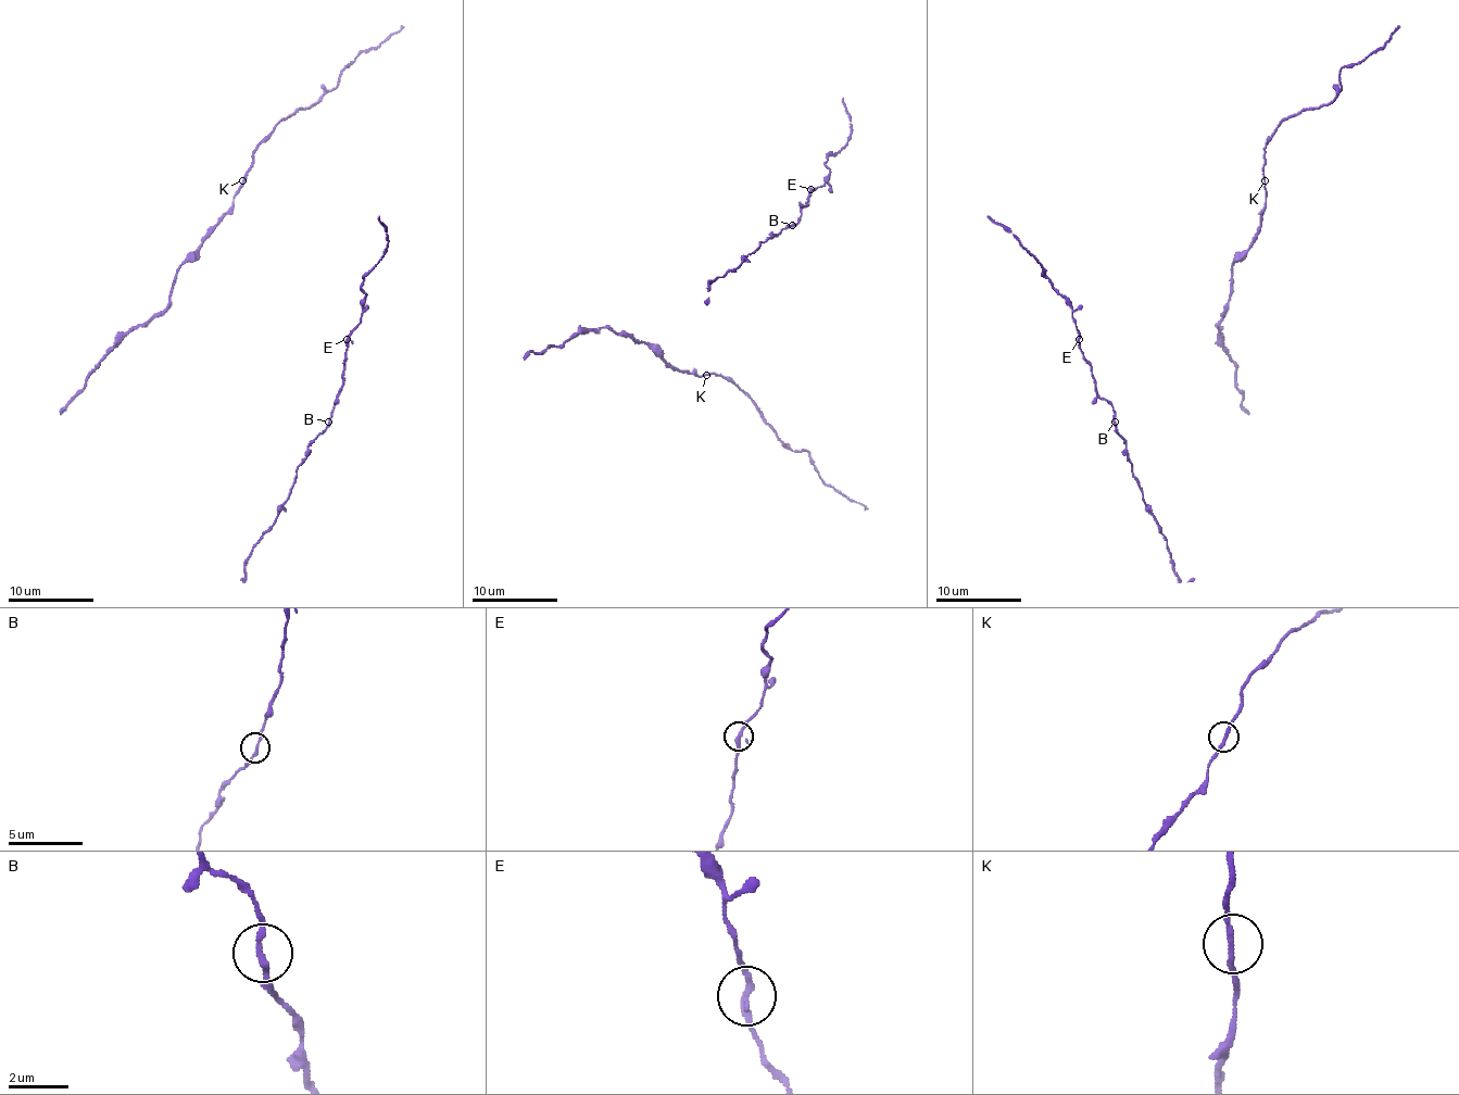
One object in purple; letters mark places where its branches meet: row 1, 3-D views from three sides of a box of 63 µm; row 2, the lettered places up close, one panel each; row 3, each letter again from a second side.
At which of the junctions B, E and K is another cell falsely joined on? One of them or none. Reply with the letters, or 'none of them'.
none of them

